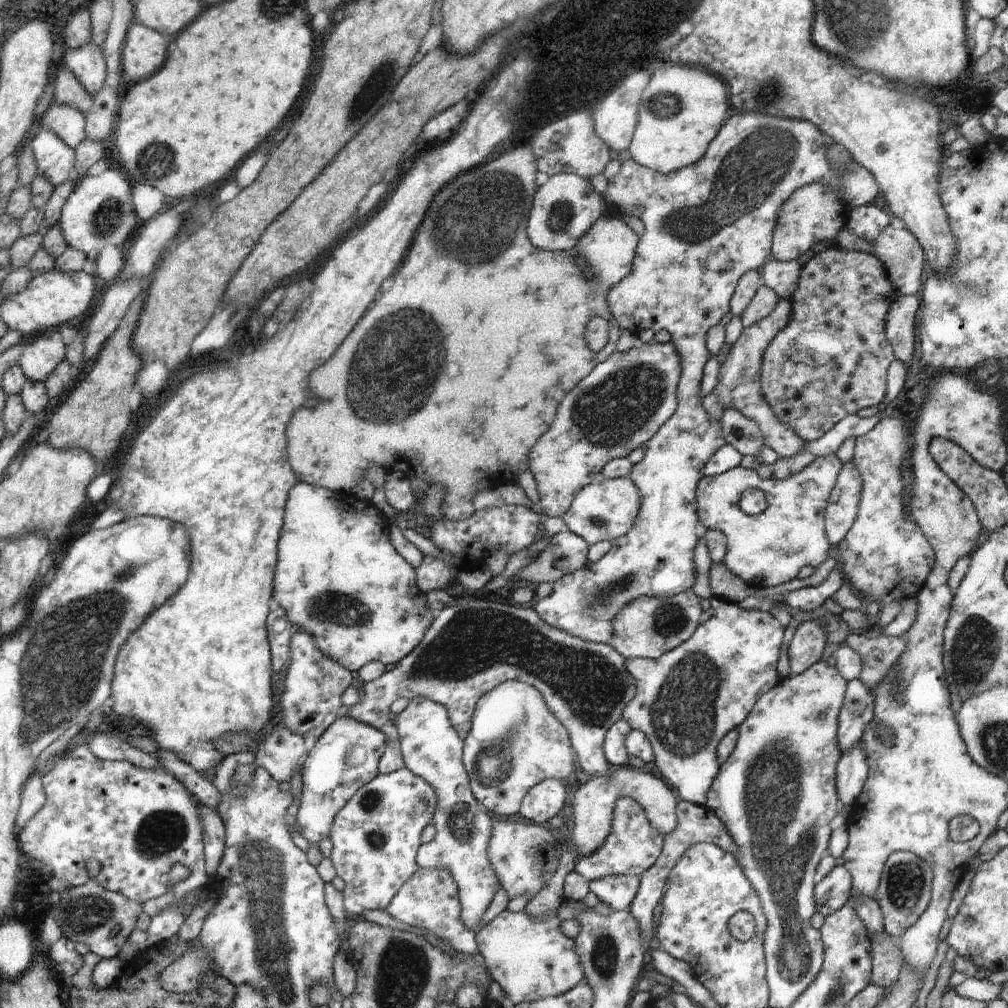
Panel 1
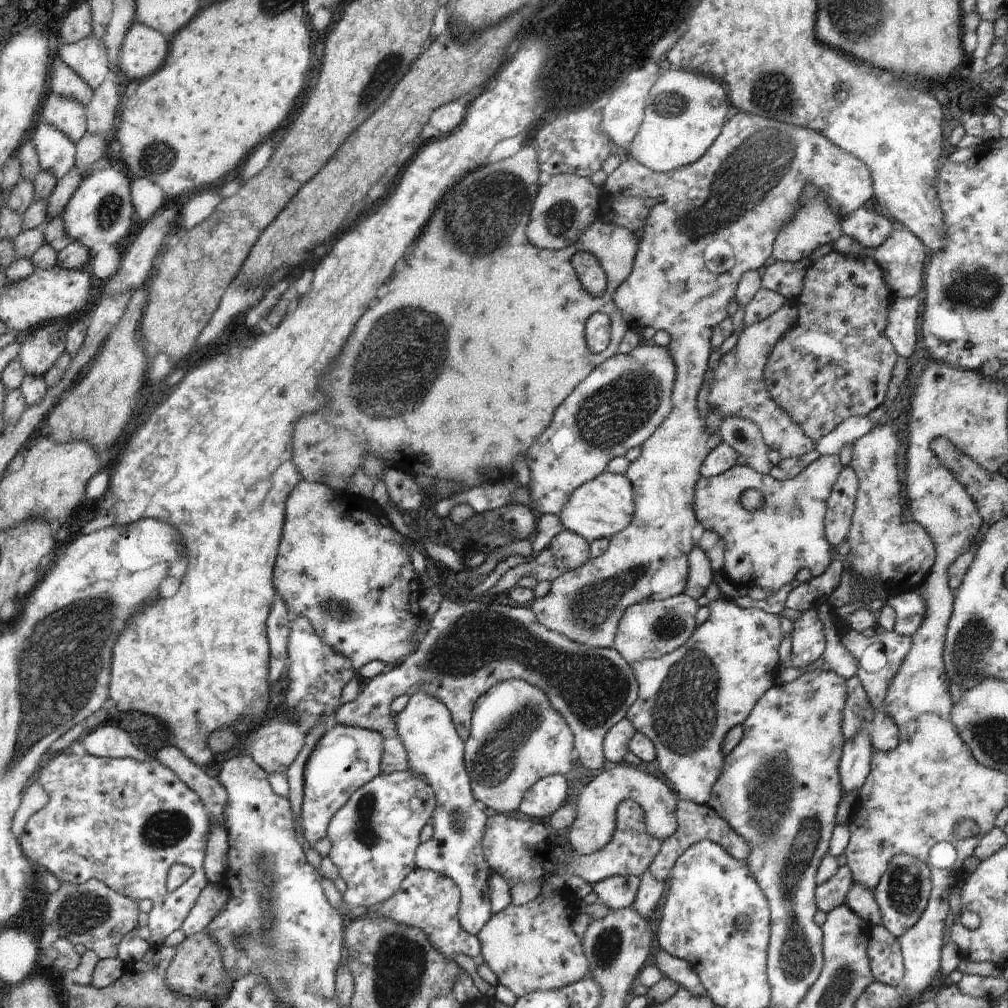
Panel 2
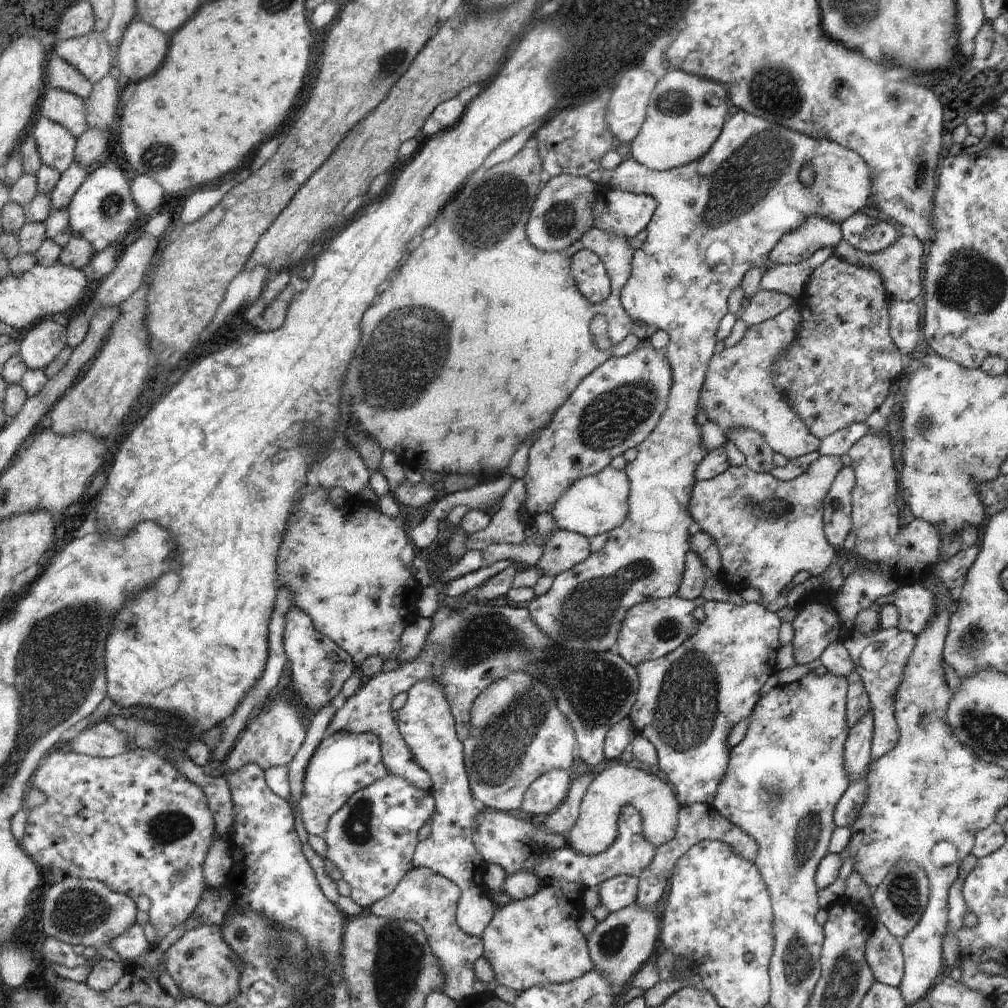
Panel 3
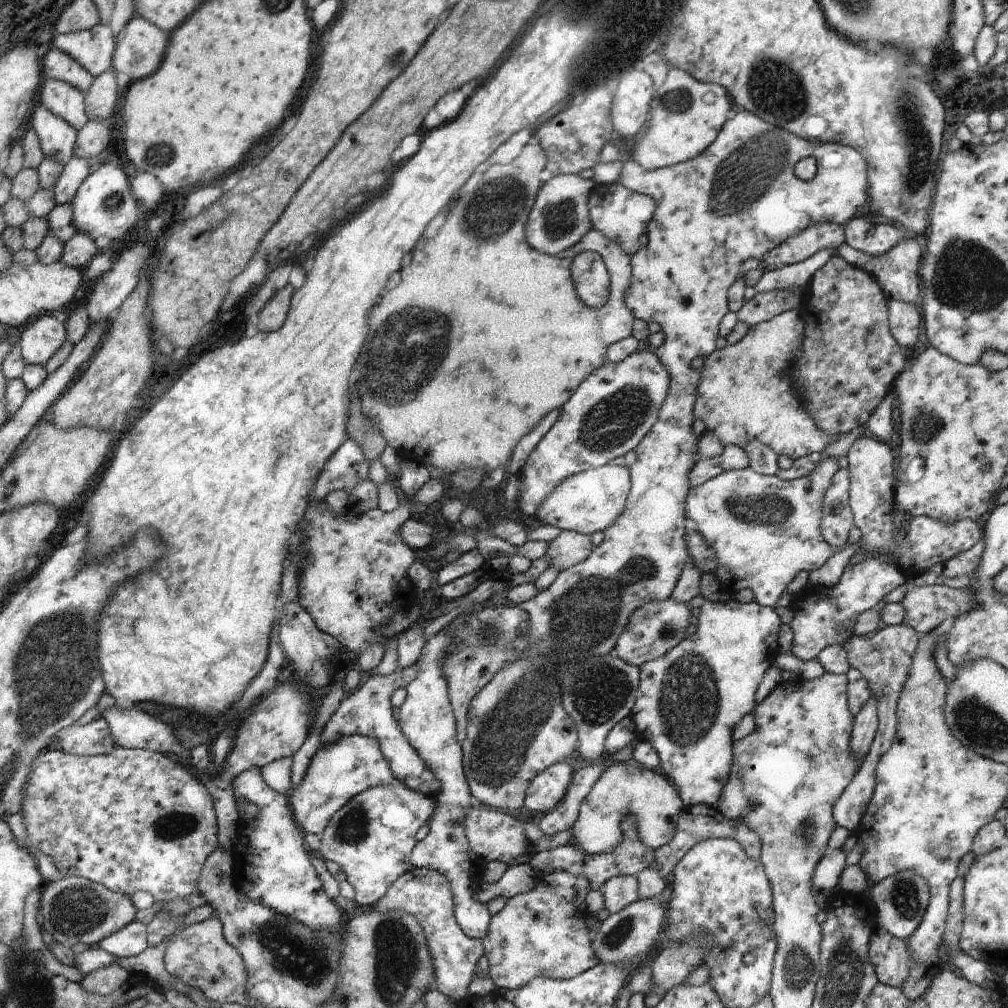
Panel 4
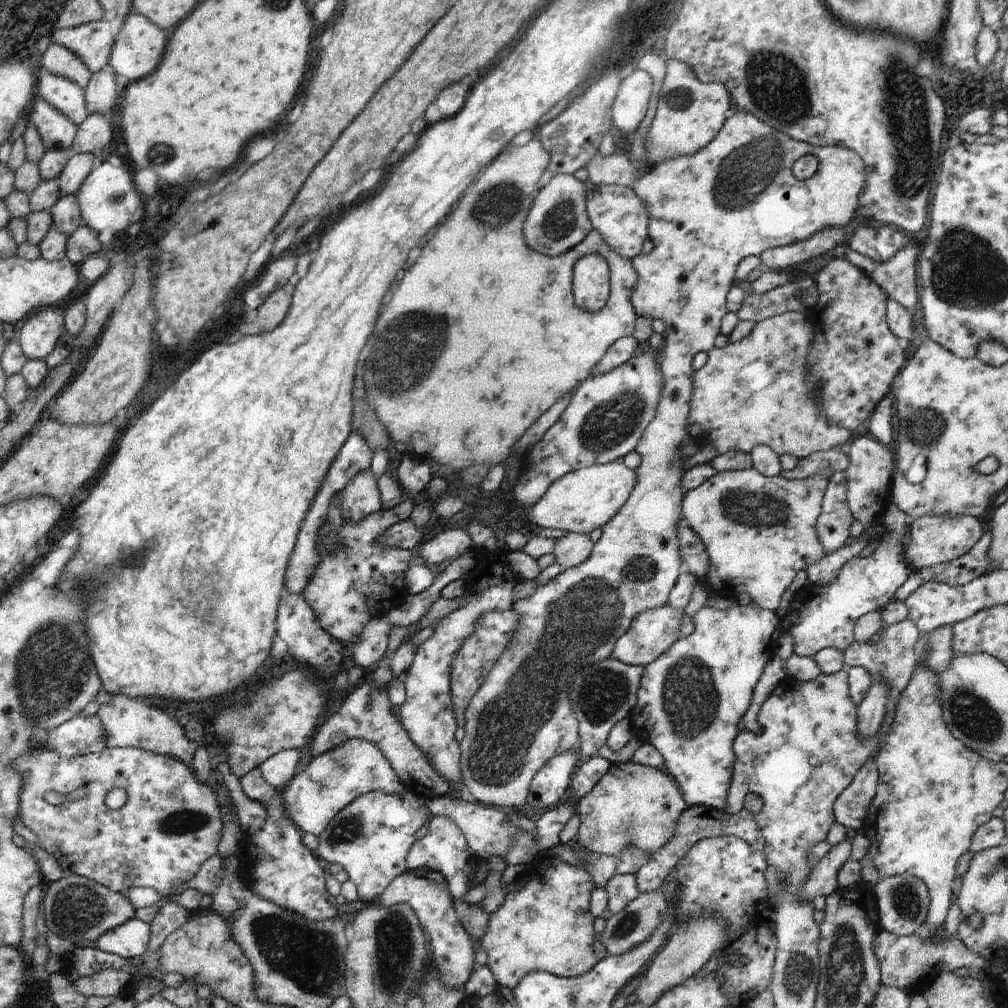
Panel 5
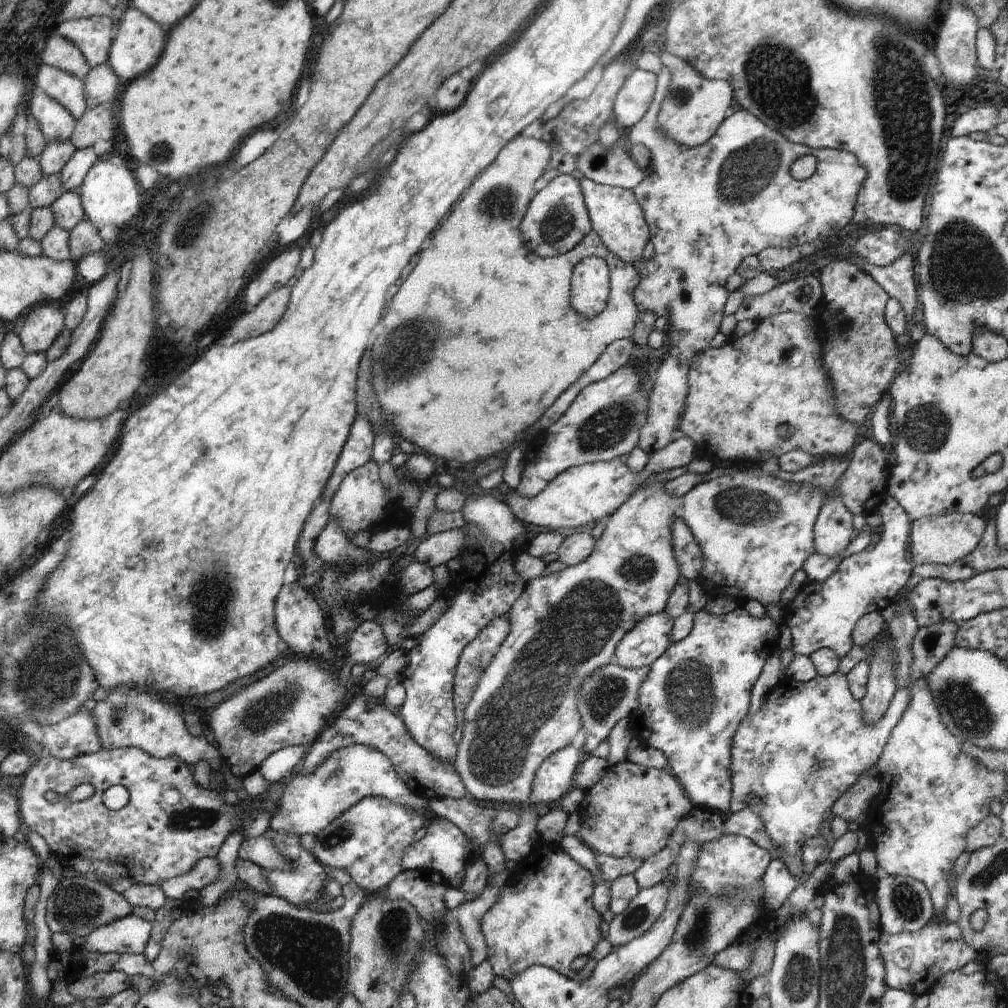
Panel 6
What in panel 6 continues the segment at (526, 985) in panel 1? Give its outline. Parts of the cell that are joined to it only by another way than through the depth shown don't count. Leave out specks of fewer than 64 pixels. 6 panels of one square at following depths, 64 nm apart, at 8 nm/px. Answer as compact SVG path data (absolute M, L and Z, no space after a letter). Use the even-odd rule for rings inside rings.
M539 839L535 841L536 848L515 866L501 890L501 896L482 917L481 933L487 946L487 961L491 964L493 973L509 983L514 976L532 965L554 969L562 976L580 982L587 979L596 968L597 961L590 954L604 938L600 930L602 916L593 907L595 880L593 874L568 856L559 844L546 845L538 841ZM580 956L588 956L588 961L582 969L573 970L572 962Z

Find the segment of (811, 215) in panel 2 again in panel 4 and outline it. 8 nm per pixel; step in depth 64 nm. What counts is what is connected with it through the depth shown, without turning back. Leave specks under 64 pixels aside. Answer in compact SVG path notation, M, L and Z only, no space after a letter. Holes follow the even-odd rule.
M816 223L807 226L800 234L787 238L767 252L762 261L765 264L782 266L801 263L821 250L837 250L845 242L842 225L836 223Z

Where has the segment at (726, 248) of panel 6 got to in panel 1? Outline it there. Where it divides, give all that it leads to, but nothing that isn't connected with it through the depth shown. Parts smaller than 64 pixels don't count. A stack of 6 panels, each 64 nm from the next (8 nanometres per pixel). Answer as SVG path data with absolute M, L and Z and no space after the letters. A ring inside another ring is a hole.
M731 112L727 120L720 127L718 135L715 140L712 140L712 143L708 146L708 150L700 160L691 166L686 166L685 168L680 168L676 172L670 172L669 174L659 174L650 168L645 168L635 162L633 159L622 162L621 170L616 174L616 178L612 182L608 182L607 190L605 192L605 203L608 206L612 206L615 211L615 215L618 215L620 212L630 212L634 214L634 217L639 218L642 221L642 224L645 224L645 232L640 236L637 248L636 256L632 264L632 272L620 282L616 284L610 294L608 294L608 306L610 306L610 312L614 314L614 320L618 322L620 330L623 332L628 330L632 334L639 334L642 330L654 330L654 333L664 330L668 332L671 337L671 344L676 348L678 356L680 356L680 381L678 382L678 388L676 388L676 402L677 408L674 415L663 425L660 426L658 432L655 436L652 436L648 442L643 446L646 450L644 458L638 464L632 466L632 470L627 477L629 480L632 480L632 484L636 486L636 490L640 492L640 512L634 520L633 528L630 528L624 536L612 540L610 551L598 560L598 562L587 562L584 568L576 570L575 572L570 572L565 576L562 576L560 580L552 583L552 593L550 596L544 599L539 599L536 602L533 610L538 614L538 617L543 622L546 622L548 626L552 628L558 628L559 630L564 630L568 632L568 635L580 638L586 642L592 642L594 644L608 644L612 638L614 632L614 616L622 610L628 604L638 600L639 598L664 598L666 596L674 596L674 594L680 594L686 590L692 589L694 582L696 582L696 572L694 572L694 548L696 548L697 543L699 542L698 536L696 536L696 528L698 528L698 516L697 512L697 496L696 490L698 487L698 482L705 478L703 474L704 466L706 462L710 460L710 456L720 448L727 444L724 442L724 436L722 436L721 422L719 420L710 420L710 416L706 413L702 406L703 400L700 397L701 383L703 379L703 368L705 363L710 359L708 346L707 346L707 336L710 332L710 328L720 324L723 316L730 310L730 302L732 296L735 292L736 284L740 281L740 278L749 271L757 271L764 266L765 258L772 254L772 244L774 236L774 228L776 228L776 222L778 222L778 214L780 214L780 208L782 204L790 198L790 194L802 186L810 185L811 183L828 184L836 190L840 202L844 204L846 212L851 211L856 207L863 205L871 205L873 203L879 203L880 190L874 180L874 176L862 164L858 164L852 160L850 164L846 164L846 170L844 174L838 174L836 170L830 168L830 162L826 158L826 140L830 142L830 138L824 138L822 131L814 126L812 123L807 120L796 120L788 118L780 118L775 116L764 116L764 114L756 114L756 112L744 112L742 114L736 114L732 116L734 112ZM720 244L728 248L728 262L730 262L730 268L726 270L712 270L708 266L708 258L710 254L720 254ZM510 680L496 686L476 702L471 730L463 741L462 765L470 778L471 792L476 801L495 818L514 816L521 808L524 796L542 780L554 778L566 785L574 781L577 767L575 753L564 724L548 710L542 694L536 688Z

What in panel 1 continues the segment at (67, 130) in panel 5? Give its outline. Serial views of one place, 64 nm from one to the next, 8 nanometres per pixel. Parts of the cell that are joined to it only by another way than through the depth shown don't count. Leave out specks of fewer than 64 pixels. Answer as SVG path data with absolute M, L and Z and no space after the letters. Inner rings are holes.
M40 128L35 137L25 143L32 148L36 159L36 176L45 178L54 188L74 178L75 152L48 129Z

